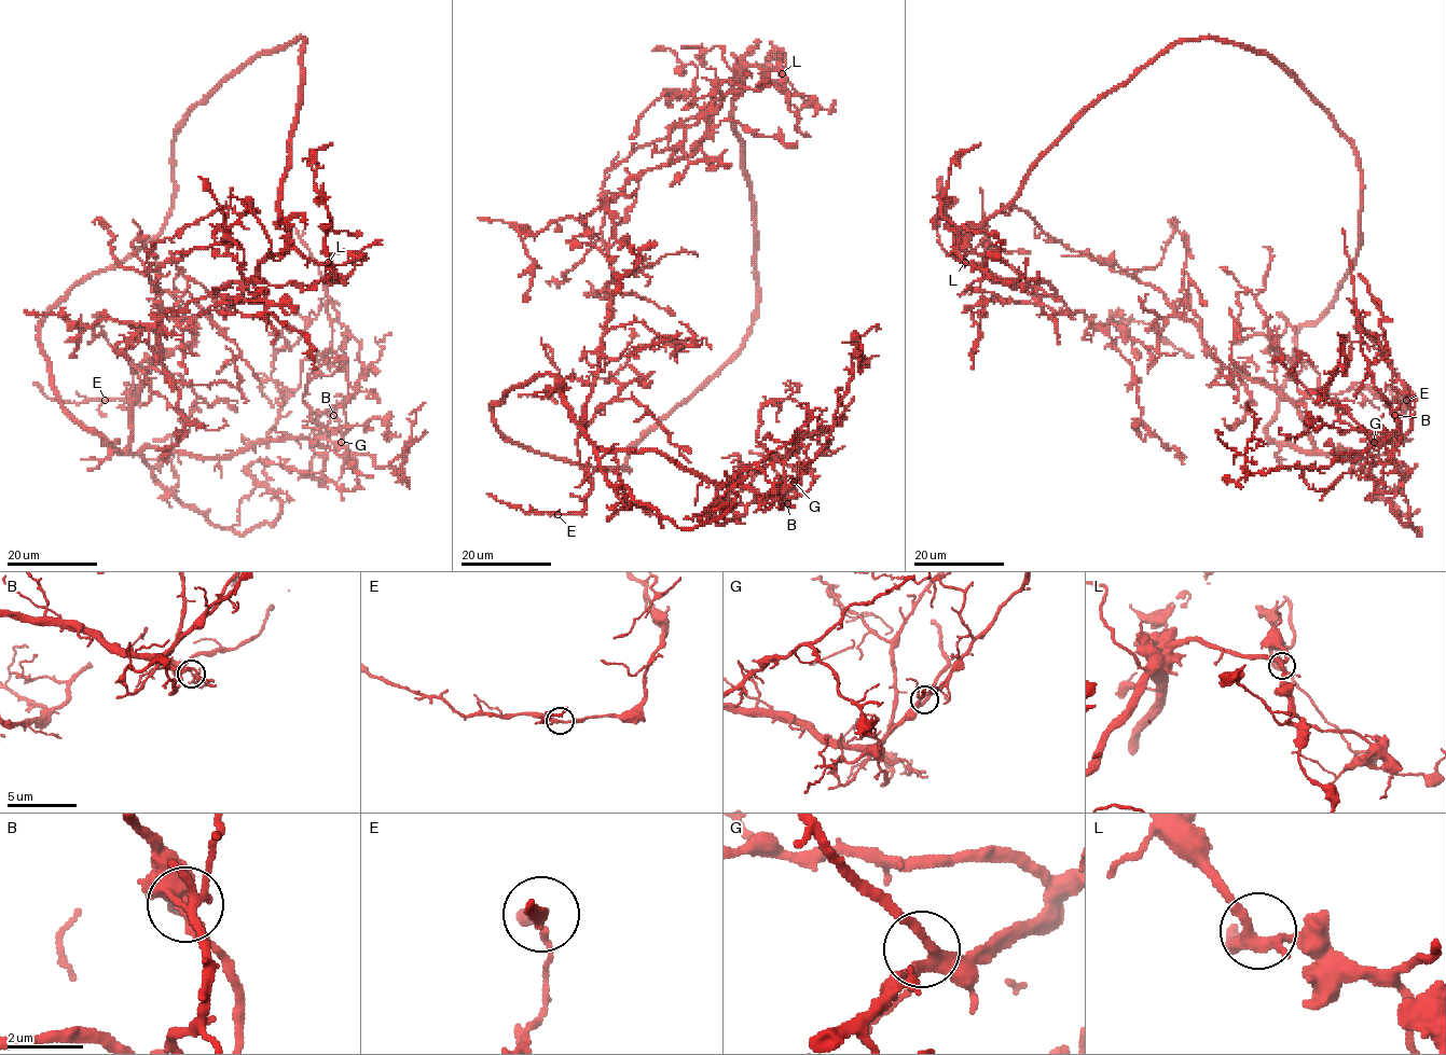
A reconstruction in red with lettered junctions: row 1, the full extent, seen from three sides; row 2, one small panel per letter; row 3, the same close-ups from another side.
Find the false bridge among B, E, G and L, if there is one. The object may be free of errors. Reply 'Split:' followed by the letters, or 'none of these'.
Split: B

